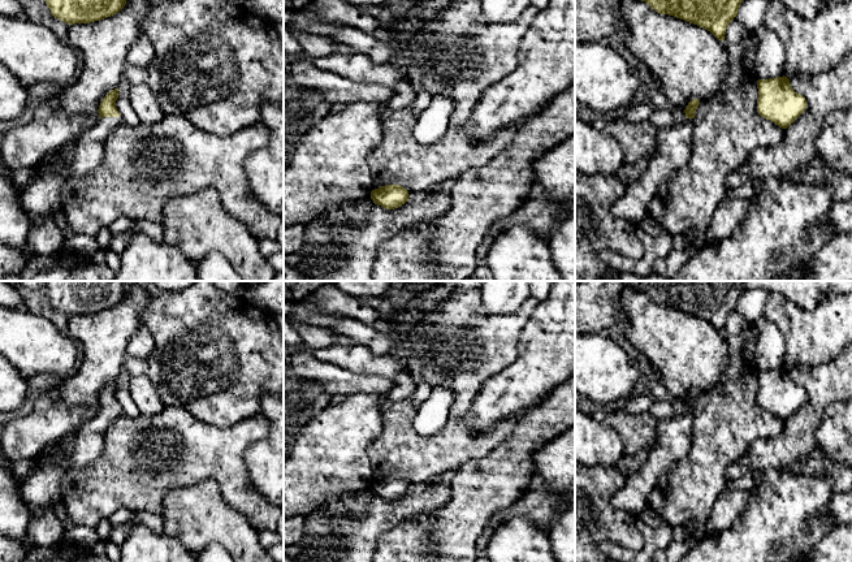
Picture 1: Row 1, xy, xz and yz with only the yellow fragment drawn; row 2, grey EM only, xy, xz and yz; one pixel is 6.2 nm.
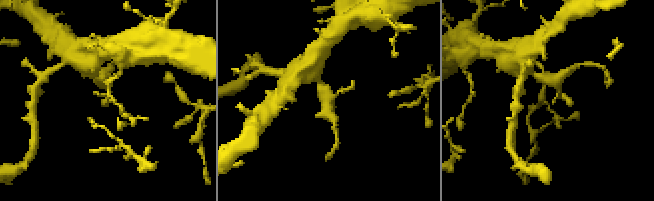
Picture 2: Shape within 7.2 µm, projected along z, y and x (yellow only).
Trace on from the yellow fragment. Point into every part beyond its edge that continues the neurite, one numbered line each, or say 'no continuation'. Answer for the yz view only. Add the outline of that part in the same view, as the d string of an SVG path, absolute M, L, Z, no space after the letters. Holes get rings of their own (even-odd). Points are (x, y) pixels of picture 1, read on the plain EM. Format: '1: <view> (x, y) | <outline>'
1: yz (673, 444) | M686 410L682 415L658 422L657 444L649 451L648 459L627 476L622 489L613 494L611 503L617 509L624 509L637 516L645 510L659 476L688 455L692 418L693 410Z

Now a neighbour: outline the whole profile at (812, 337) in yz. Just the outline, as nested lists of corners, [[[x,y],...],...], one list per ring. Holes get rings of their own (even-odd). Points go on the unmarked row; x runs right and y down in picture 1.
[[[852,290],[831,291],[813,311],[800,310],[779,294],[769,294],[764,315],[773,321],[786,341],[784,368],[814,367],[840,355],[852,343]]]

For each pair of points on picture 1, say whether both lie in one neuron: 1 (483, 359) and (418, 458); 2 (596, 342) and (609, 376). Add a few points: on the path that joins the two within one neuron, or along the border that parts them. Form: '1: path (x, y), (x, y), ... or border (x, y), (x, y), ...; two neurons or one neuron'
1: path (465, 385), (455, 427), (444, 439); one neuron
2: path (596, 350), (596, 363), (601, 368); one neuron

